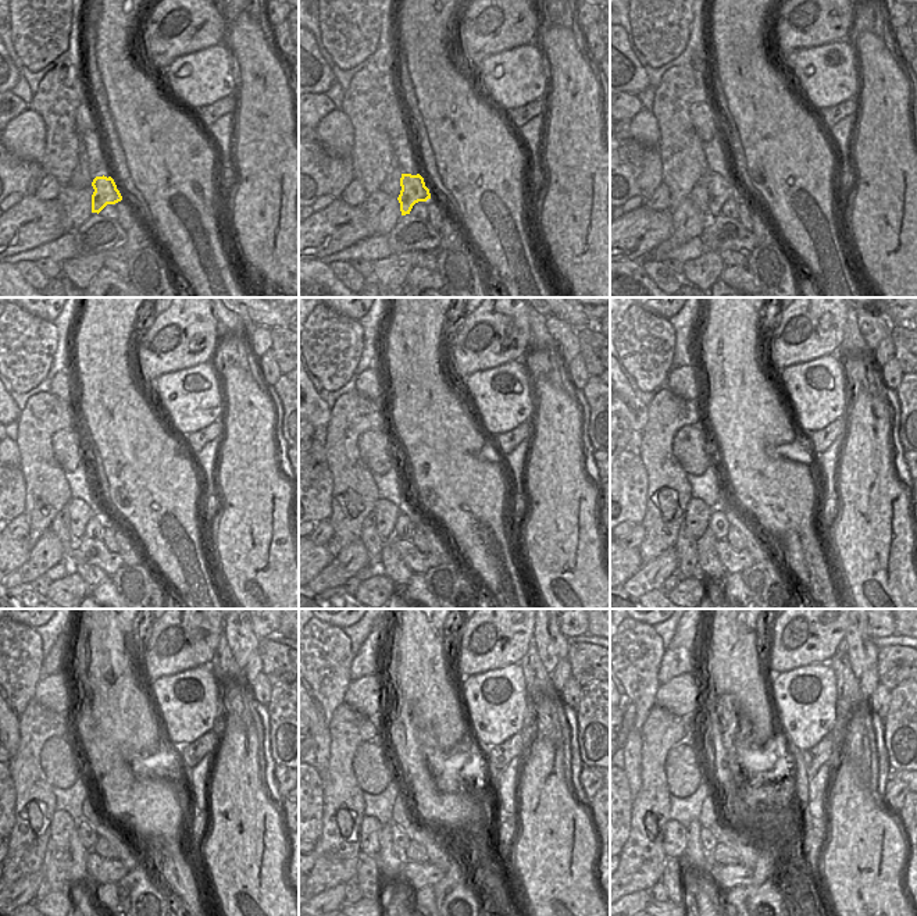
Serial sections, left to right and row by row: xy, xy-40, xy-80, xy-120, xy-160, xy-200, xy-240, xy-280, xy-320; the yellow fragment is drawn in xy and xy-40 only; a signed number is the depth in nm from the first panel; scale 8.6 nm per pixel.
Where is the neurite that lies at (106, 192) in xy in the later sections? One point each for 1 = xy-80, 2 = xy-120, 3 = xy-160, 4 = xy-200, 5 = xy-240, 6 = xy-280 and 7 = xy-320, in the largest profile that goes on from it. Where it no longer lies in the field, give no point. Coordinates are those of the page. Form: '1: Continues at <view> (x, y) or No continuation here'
1: Continues at xy-80 (720, 189)
2: Continues at xy-120 (79, 512)
3: Continues at xy-160 (385, 512)
4: Continues at xy-200 (696, 514)
5: Continues at xy-240 (61, 824)
6: Continues at xy-280 (371, 827)
7: Continues at xy-320 (675, 836)

